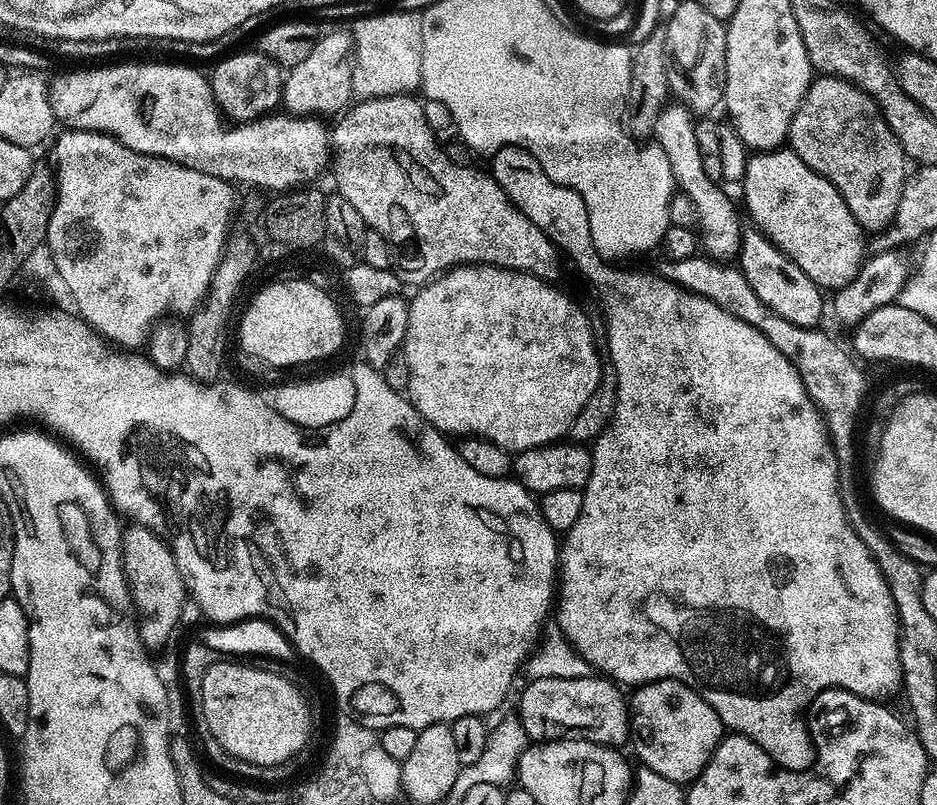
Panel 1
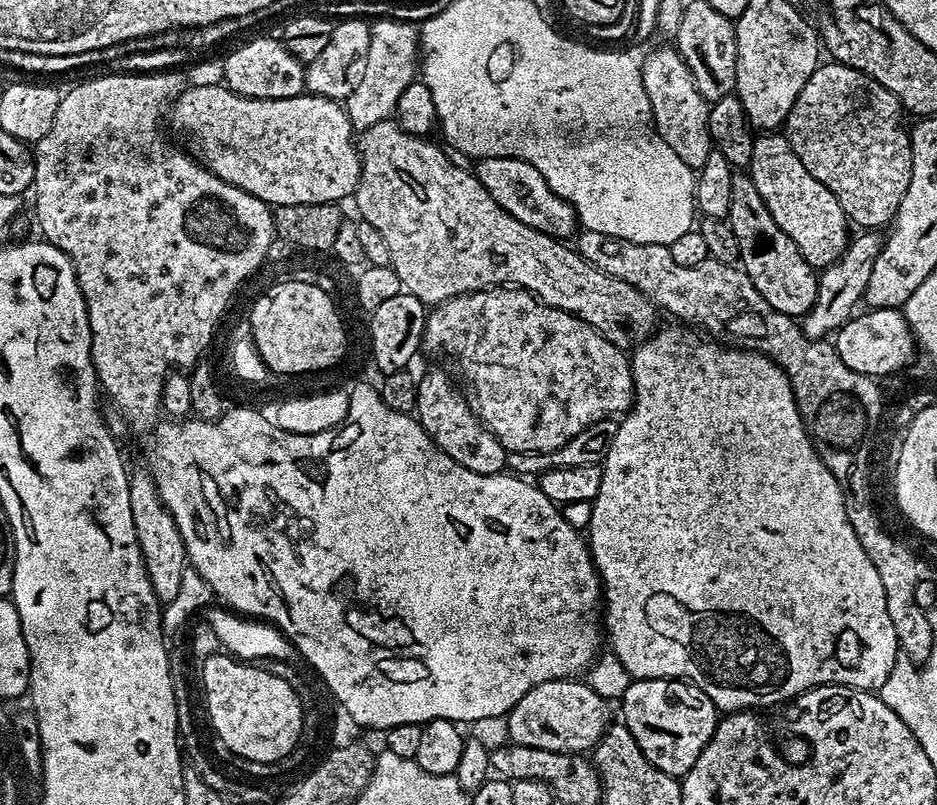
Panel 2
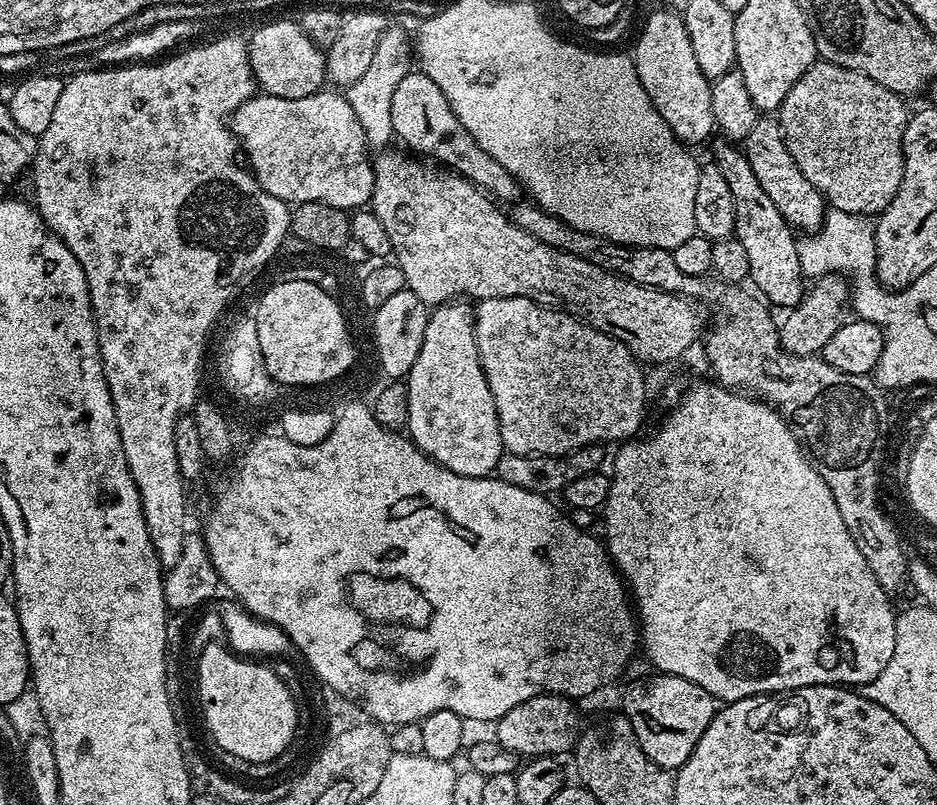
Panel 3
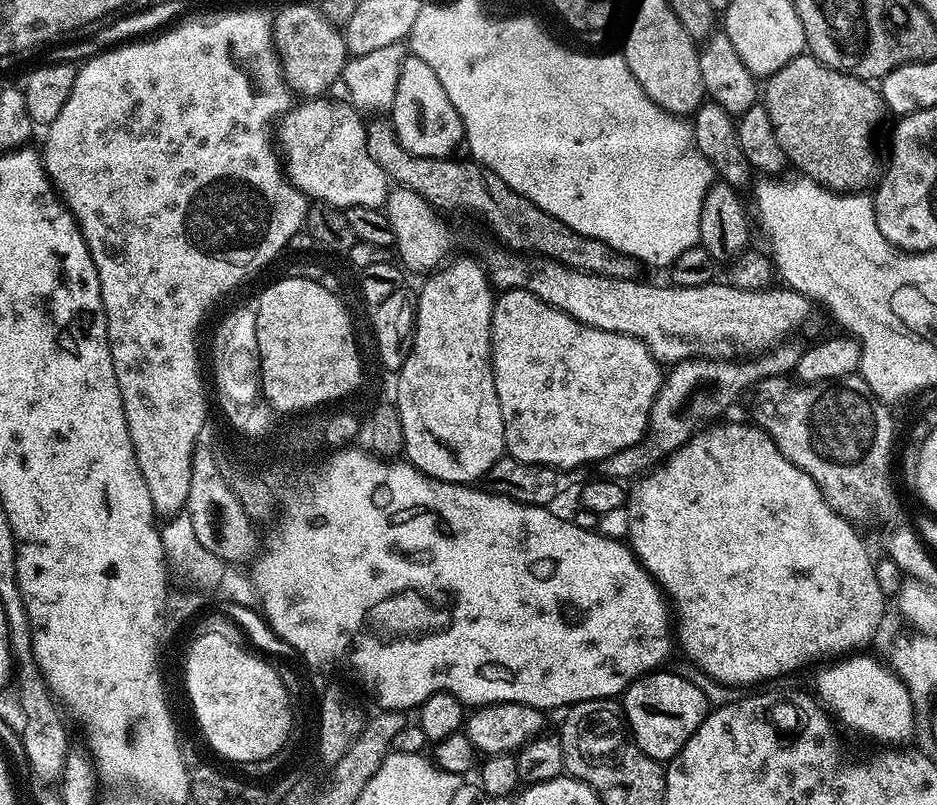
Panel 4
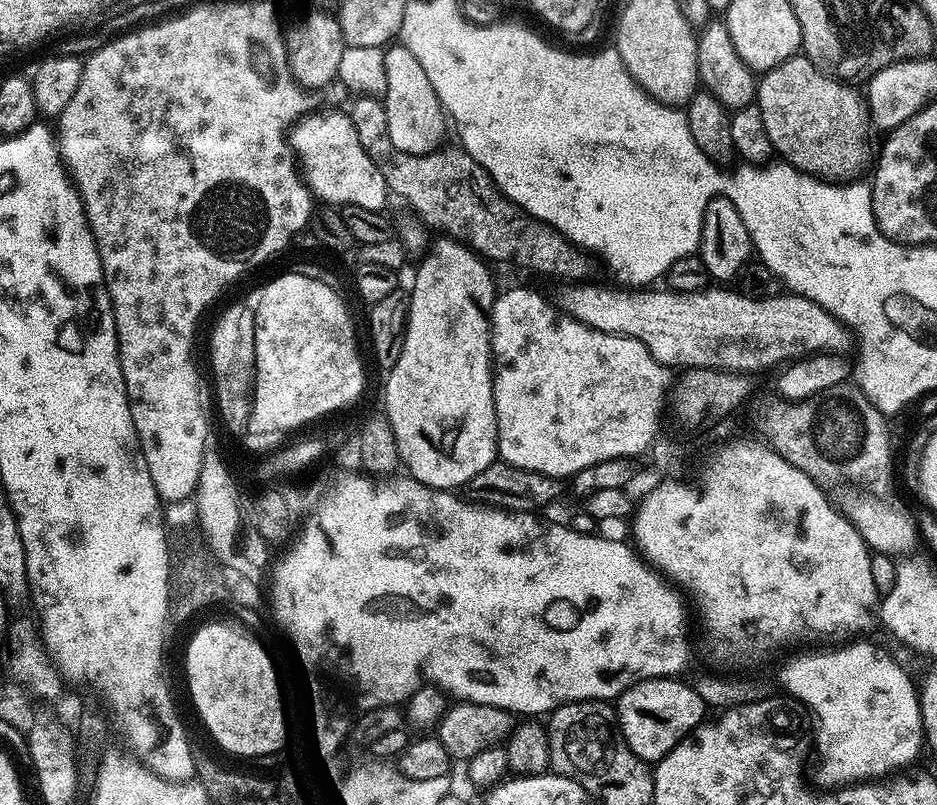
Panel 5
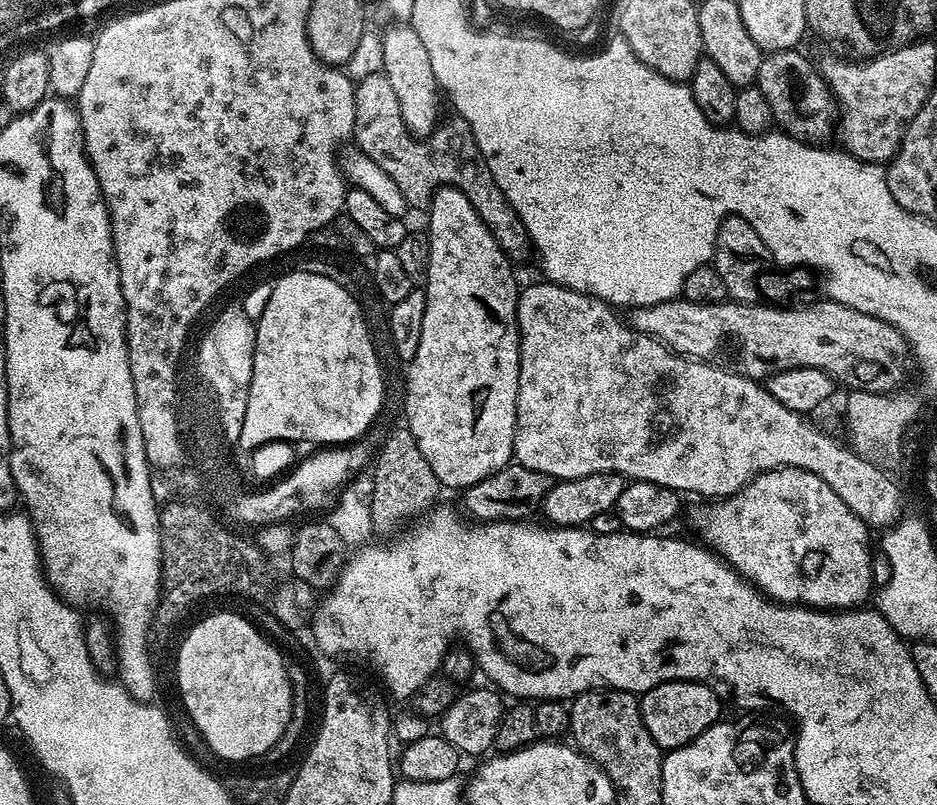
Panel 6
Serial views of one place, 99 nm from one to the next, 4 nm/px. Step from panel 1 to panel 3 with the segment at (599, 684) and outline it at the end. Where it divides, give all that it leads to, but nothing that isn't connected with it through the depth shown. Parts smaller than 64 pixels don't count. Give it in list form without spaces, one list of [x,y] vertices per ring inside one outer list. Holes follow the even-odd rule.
[[[545,694],[535,696],[510,710],[501,720],[495,721],[494,738],[506,750],[516,753],[520,758],[547,756],[549,754],[571,753],[576,747],[576,738],[582,723],[576,717],[576,708],[567,696]]]

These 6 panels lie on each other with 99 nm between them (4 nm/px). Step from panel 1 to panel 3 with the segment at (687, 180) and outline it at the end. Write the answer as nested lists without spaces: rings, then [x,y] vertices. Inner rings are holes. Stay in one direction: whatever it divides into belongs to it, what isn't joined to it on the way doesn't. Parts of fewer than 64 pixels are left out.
[[[659,10],[648,16],[640,37],[636,40],[636,52],[634,51],[634,63],[636,66],[636,79],[642,82],[644,94],[650,98],[652,105],[662,114],[666,126],[685,146],[700,144],[708,135],[713,135],[716,123],[714,122],[714,110],[710,110],[710,81],[698,70],[698,62],[694,58],[694,50],[690,46],[690,38],[684,29],[684,21],[675,11]]]

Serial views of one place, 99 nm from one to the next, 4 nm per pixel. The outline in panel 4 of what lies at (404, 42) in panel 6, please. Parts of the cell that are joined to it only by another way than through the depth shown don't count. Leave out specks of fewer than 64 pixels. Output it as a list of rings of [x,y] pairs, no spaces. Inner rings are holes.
[[[405,55],[404,65],[398,74],[398,90],[394,90],[390,123],[396,133],[396,143],[401,144],[411,156],[448,158],[459,144],[461,147],[465,143],[458,110],[454,110],[450,98],[446,98],[446,90],[442,90],[438,74],[434,74],[420,56]]]

